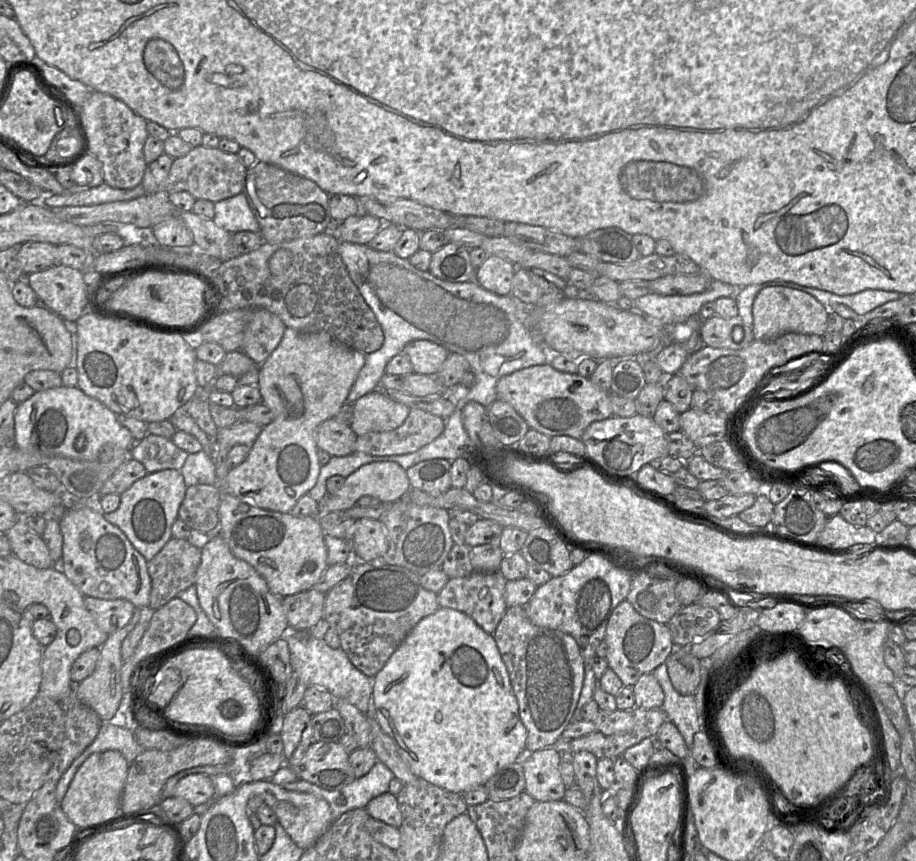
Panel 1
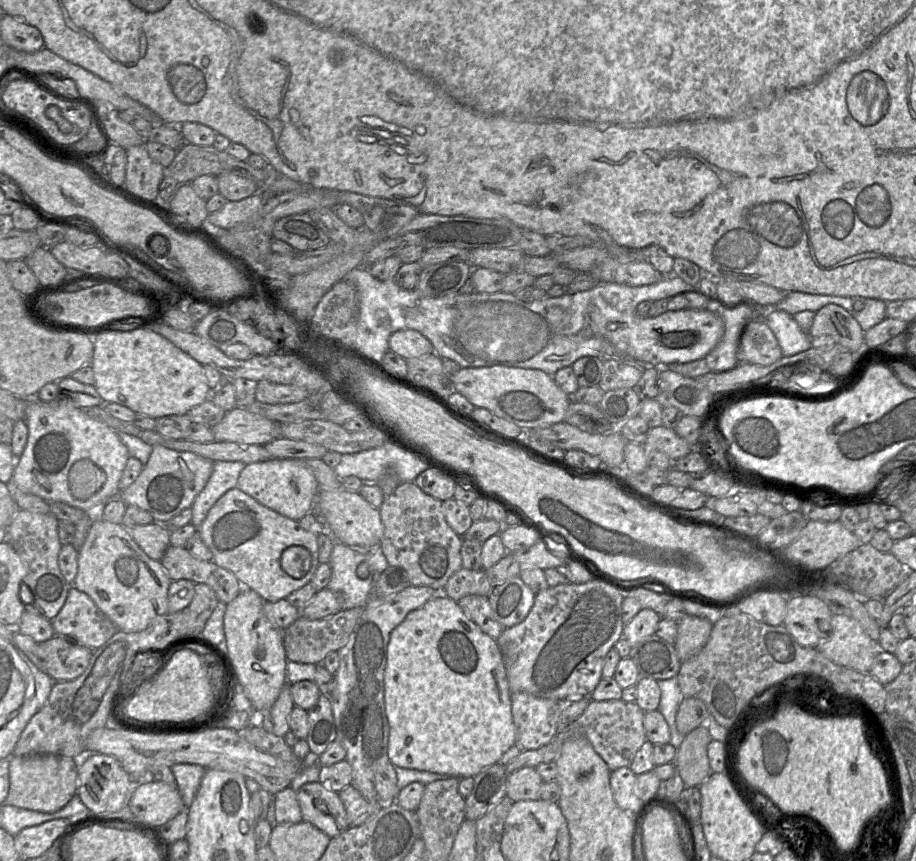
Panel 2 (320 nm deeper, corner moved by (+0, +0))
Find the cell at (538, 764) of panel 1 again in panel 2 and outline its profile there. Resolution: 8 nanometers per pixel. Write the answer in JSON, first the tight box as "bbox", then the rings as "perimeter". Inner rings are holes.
{"bbox":[506,768,542,802],"perimeter":[[[521,768],[508,775],[506,796],[513,802],[540,800],[539,790],[542,783],[542,778],[534,768]]]}

